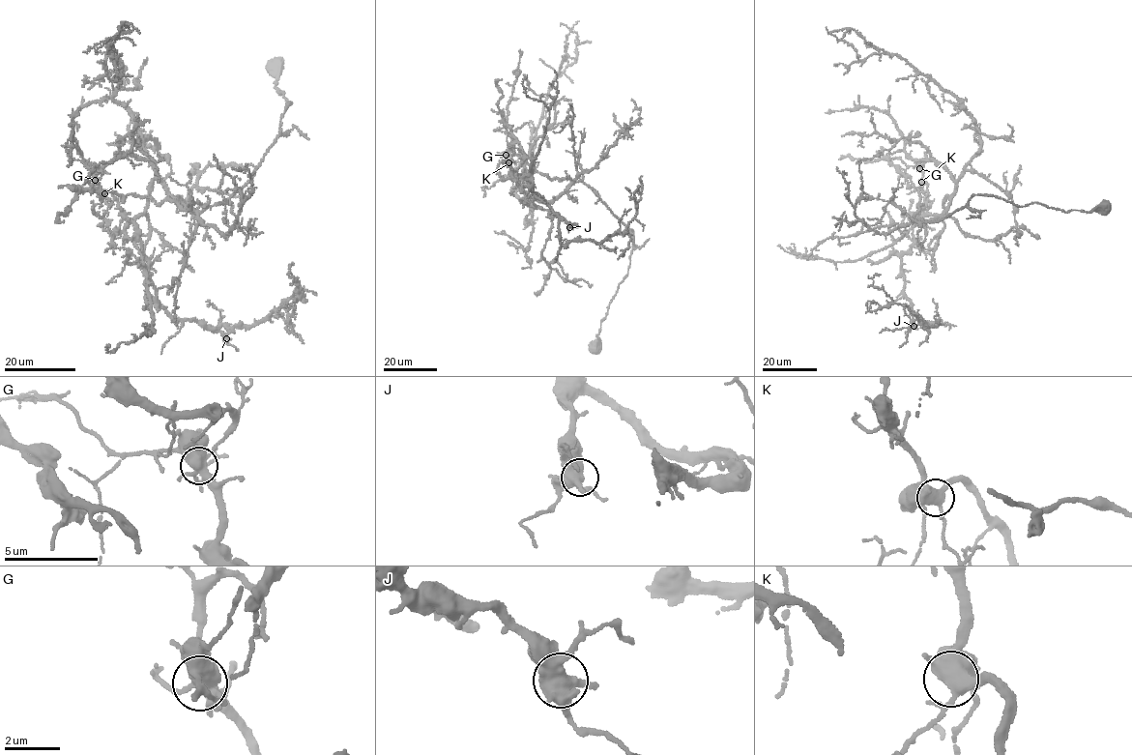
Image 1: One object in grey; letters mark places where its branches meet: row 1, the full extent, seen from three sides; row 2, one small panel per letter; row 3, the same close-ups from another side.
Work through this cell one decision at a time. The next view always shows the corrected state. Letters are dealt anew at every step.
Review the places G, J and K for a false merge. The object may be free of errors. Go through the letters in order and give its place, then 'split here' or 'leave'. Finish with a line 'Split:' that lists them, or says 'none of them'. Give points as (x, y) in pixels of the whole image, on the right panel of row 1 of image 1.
G: at (919, 168); split here
J: at (914, 326); leave
K: at (921, 182); leave
Split: G

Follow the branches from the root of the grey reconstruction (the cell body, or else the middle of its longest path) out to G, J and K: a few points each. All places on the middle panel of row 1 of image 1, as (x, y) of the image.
G: (595, 347), (601, 321), (627, 275), (633, 232), (581, 181), (547, 202), (538, 200), (522, 159), (506, 155)
J: (595, 347), (627, 275), (633, 232), (581, 181), (547, 202), (531, 199), (516, 180), (533, 181), (569, 227)
K: (595, 347), (601, 321), (627, 275), (633, 232), (581, 181), (547, 202), (531, 199), (508, 162)

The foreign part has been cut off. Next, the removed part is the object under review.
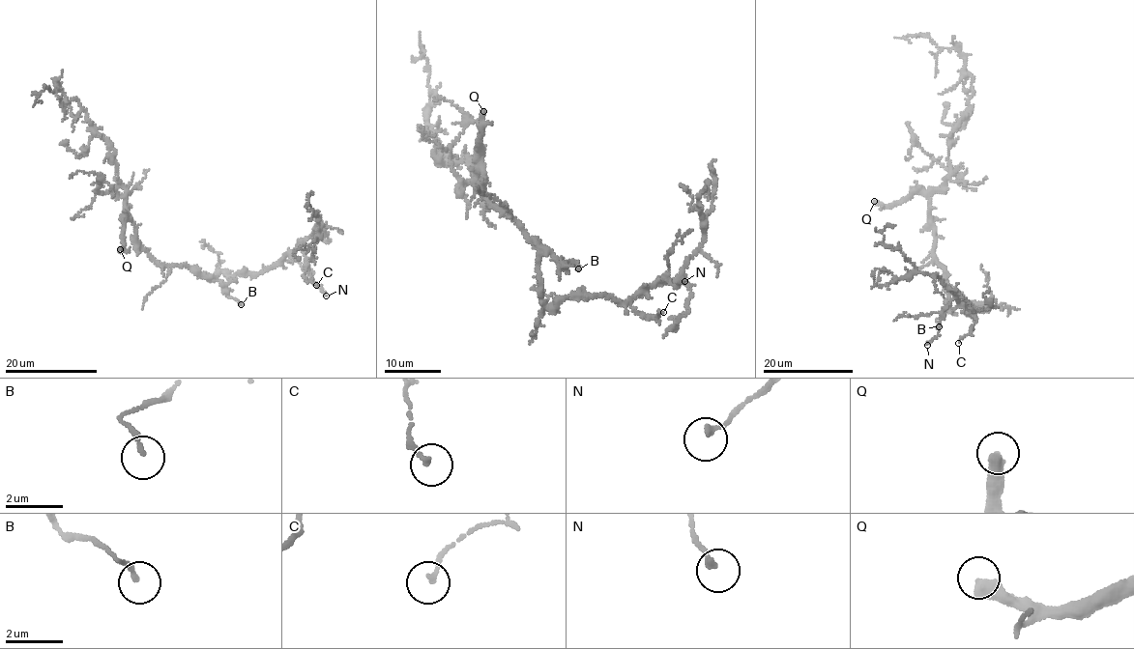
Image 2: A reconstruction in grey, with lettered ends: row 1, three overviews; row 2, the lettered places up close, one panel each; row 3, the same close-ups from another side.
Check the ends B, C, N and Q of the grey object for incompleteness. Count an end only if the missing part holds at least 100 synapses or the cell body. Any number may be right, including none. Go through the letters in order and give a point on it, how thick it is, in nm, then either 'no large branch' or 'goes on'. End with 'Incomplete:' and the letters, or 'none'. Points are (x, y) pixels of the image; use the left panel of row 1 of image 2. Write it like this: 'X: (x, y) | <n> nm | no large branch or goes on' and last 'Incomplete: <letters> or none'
B: (241, 304) | 170 nm | no large branch
C: (316, 285) | 170 nm | no large branch
N: (326, 296) | 200 nm | no large branch
Q: (120, 249) | 480 nm | goes on
Incomplete: Q

